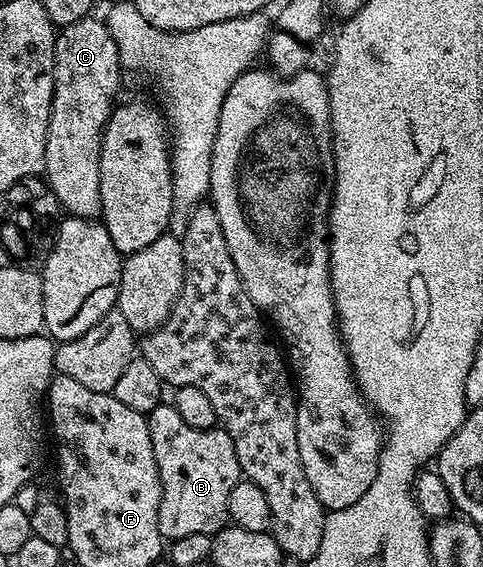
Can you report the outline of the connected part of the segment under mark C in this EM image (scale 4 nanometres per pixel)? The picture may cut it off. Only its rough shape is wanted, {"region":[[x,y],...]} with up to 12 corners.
{"region":[[100,17],[56,35],[43,178],[101,217],[99,156],[123,67]]}

